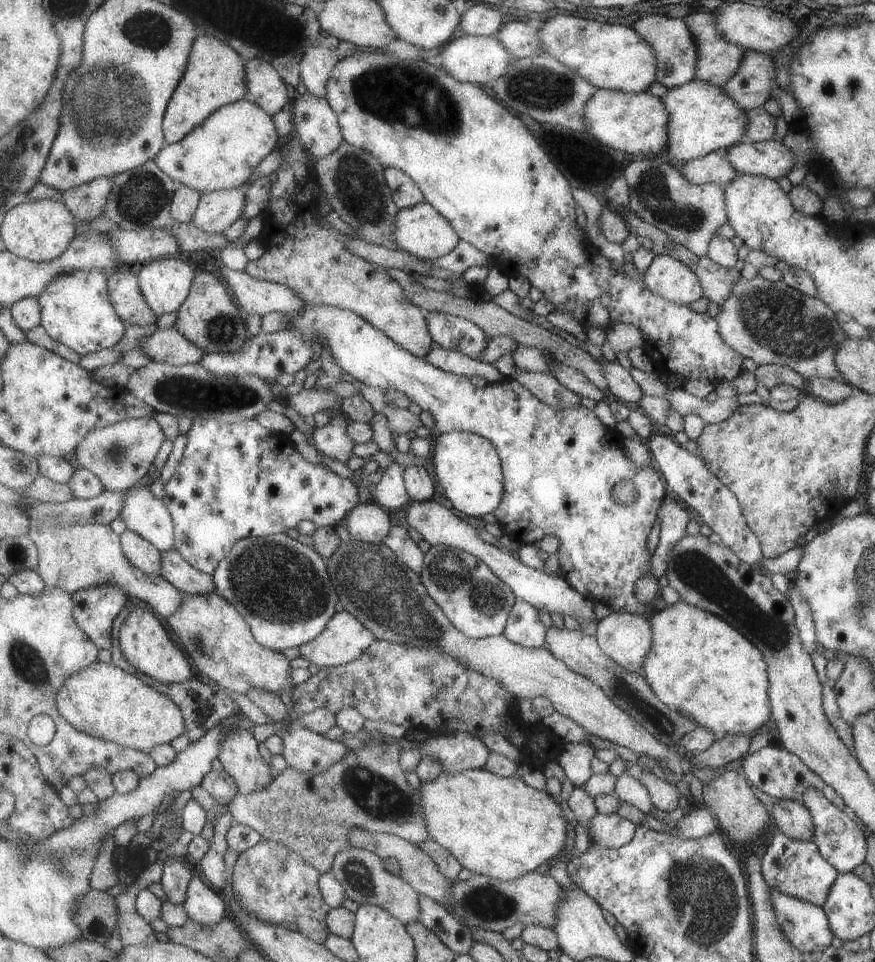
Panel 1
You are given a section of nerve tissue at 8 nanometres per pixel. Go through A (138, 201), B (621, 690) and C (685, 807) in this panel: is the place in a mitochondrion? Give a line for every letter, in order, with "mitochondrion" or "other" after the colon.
A: mitochondrion
B: mitochondrion
C: other

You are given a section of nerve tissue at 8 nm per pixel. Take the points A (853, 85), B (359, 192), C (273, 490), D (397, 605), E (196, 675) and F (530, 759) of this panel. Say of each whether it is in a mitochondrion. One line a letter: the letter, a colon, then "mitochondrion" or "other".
A: other
B: mitochondrion
C: other
D: mitochondrion
E: other
F: other

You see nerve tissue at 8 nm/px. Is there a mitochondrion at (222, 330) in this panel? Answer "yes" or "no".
yes

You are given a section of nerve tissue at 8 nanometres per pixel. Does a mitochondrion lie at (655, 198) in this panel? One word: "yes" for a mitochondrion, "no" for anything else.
yes

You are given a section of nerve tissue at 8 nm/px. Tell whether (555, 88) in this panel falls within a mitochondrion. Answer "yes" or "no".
yes

